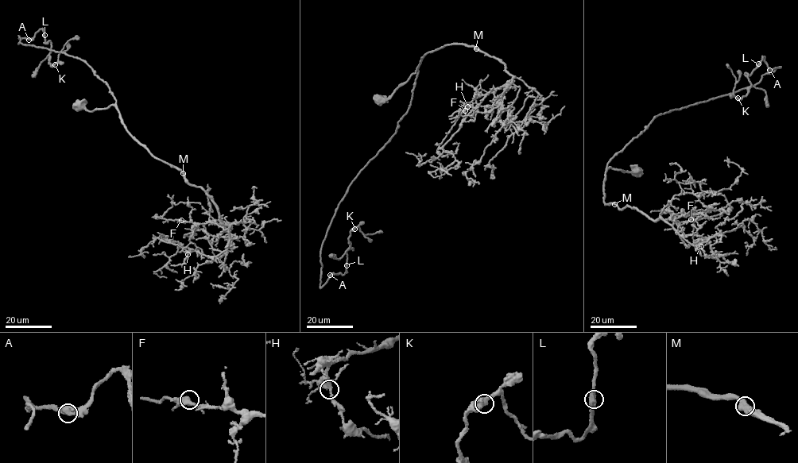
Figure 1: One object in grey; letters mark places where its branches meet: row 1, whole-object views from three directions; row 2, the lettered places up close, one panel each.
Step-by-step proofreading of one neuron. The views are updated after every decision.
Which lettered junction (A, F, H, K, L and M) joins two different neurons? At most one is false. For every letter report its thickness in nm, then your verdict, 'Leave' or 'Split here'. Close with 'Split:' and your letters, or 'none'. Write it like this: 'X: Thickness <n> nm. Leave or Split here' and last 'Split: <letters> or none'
A: Thickness 550 nm. Leave
F: Thickness 500 nm. Leave
H: Thickness 480 nm. Leave
K: Thickness 500 nm. Leave
L: Thickness 550 nm. Leave
M: Thickness 500 nm. Leave
Split: none

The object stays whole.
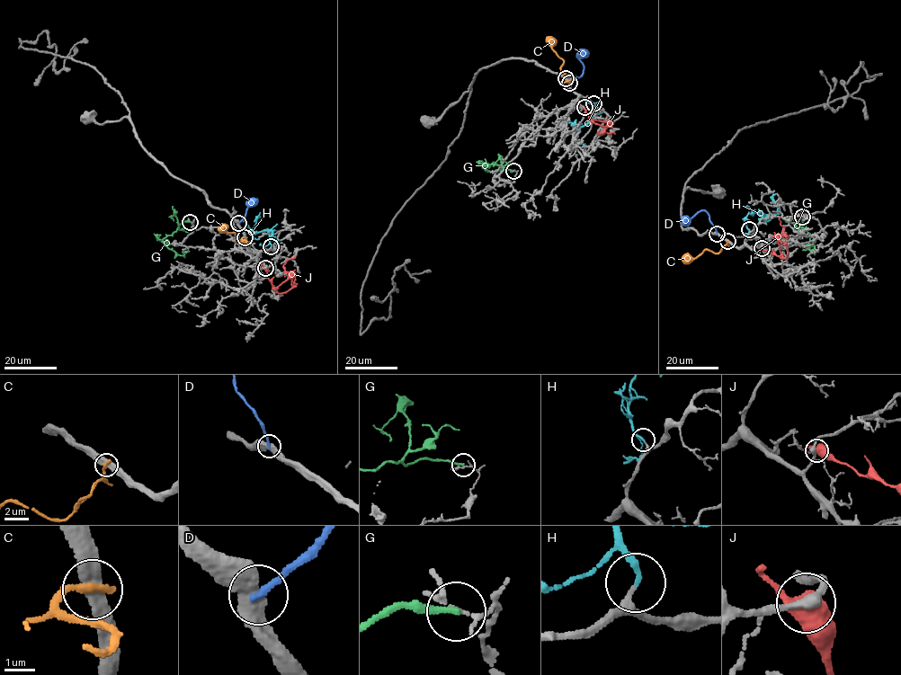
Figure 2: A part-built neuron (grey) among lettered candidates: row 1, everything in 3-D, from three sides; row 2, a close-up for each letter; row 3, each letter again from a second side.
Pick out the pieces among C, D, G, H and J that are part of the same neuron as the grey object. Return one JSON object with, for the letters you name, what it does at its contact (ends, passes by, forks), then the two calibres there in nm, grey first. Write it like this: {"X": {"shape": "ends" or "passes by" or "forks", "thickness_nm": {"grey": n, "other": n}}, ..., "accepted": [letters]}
{"H": {"shape": "ends", "thickness_nm": {"grey": 200, "other": 180}}, "accepted": ["H"]}

